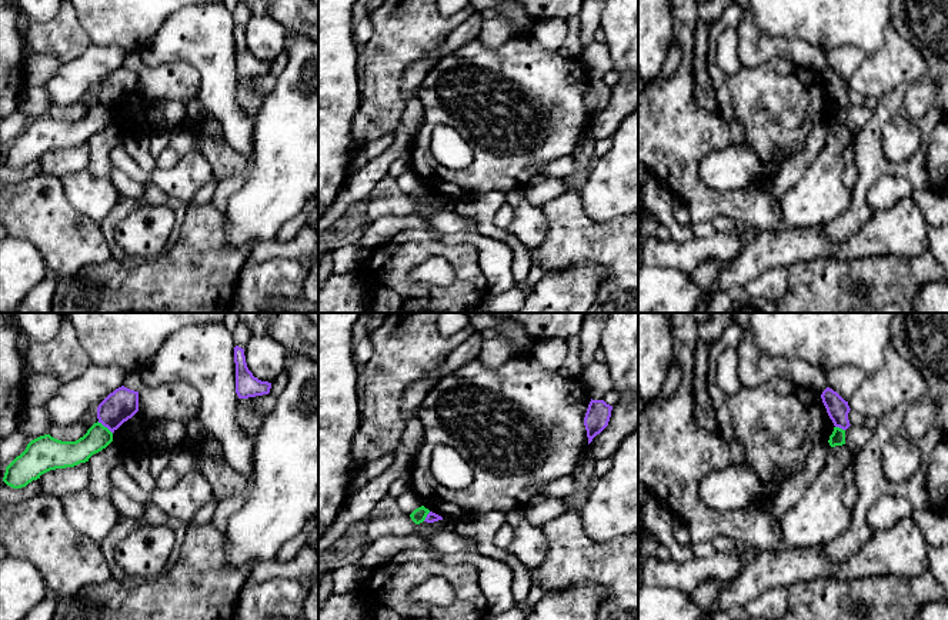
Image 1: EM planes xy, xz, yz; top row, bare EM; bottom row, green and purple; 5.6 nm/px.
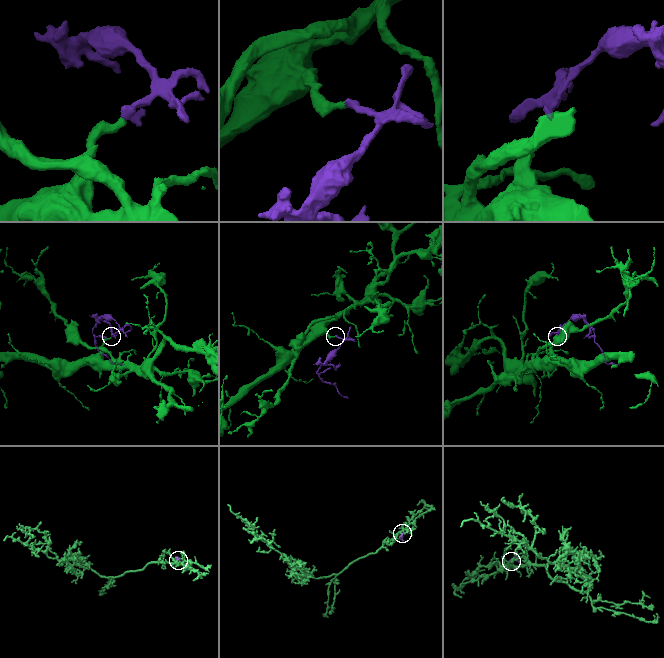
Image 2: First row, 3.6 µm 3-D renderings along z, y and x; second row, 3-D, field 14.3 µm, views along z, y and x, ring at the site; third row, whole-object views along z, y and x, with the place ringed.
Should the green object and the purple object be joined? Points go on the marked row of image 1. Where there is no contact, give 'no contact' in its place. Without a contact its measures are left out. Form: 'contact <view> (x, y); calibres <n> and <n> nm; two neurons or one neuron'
contact xy (103, 426); calibres 140 and 180 nm; two neurons

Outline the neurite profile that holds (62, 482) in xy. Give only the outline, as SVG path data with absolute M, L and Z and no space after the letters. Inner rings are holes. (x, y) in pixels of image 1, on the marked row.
M89 461L74 467L50 470L40 476L40 494L50 494L57 499L79 491L87 486L90 480Z

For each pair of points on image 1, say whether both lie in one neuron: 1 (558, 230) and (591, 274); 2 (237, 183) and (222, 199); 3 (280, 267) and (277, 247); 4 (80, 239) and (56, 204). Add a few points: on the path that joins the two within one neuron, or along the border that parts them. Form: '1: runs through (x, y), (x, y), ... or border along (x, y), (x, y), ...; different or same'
1: border along (550, 270), (596, 262), (603, 267), (606, 280); different
2: runs through (233, 184), (223, 194); same
3: border along (297, 260), (269, 257), (256, 264), (246, 264); different
4: runs through (72, 230), (56, 213); same

